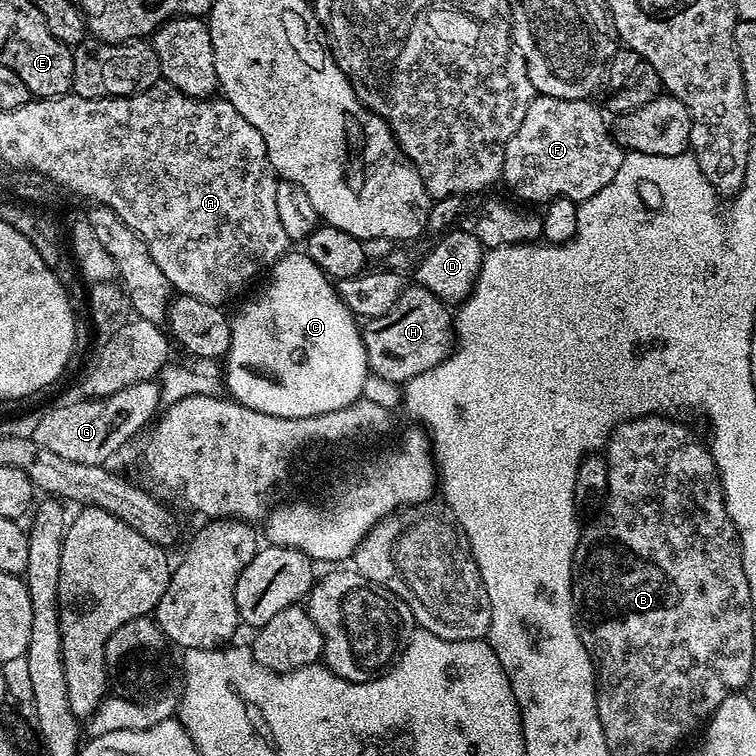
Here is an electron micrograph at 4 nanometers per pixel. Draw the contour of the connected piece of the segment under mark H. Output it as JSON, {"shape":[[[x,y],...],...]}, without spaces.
{"shape":[[[423,286],[405,287],[389,313],[369,319],[362,335],[371,375],[401,386],[426,370],[434,370],[456,347],[454,316],[449,305]]]}

